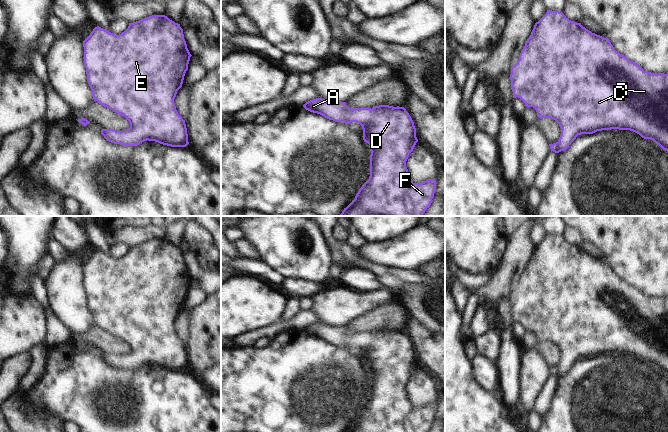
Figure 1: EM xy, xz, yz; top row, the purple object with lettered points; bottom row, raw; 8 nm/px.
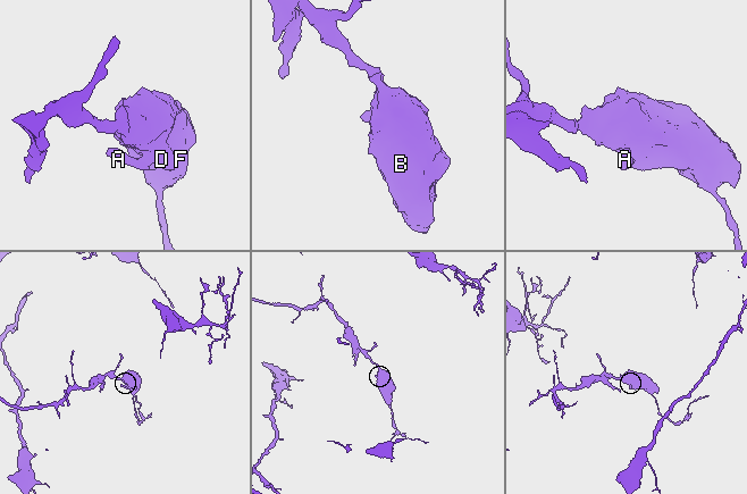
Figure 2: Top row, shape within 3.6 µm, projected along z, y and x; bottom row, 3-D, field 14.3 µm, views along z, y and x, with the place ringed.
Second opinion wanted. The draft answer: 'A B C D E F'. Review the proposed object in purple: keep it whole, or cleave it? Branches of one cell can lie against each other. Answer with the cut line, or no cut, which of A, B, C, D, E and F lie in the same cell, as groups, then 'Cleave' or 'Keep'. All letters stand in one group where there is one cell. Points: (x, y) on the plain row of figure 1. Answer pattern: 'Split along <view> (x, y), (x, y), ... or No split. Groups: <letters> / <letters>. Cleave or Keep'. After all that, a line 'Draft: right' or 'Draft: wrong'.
No split. Groups: A B C D E F. Keep.
Draft: right

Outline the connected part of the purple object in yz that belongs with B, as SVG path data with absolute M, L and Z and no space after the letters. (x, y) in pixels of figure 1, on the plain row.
M547 234L546 238L535 247L531 259L525 266L519 284L515 289L511 289L511 311L513 316L513 322L520 322L526 331L533 331L540 343L551 342L555 344L560 352L561 359L556 367L549 368L551 375L559 377L569 371L569 369L581 358L593 358L602 354L630 354L639 358L644 363L651 363L663 374L668 376L668 298L658 297L653 298L648 295L644 295L635 286L630 285L627 281L617 276L609 263L602 261L595 257L592 257L581 247L577 247L569 244L562 236Z

